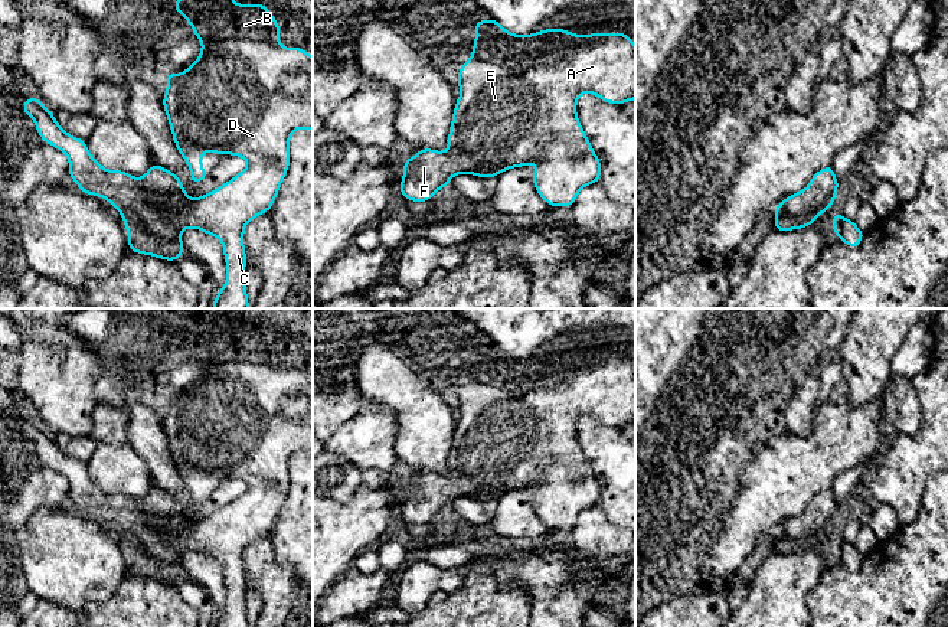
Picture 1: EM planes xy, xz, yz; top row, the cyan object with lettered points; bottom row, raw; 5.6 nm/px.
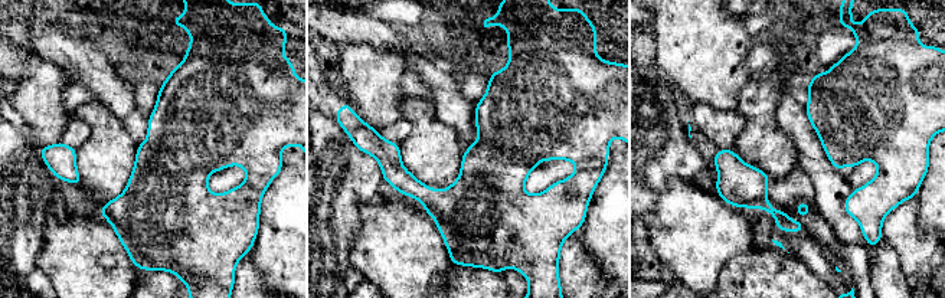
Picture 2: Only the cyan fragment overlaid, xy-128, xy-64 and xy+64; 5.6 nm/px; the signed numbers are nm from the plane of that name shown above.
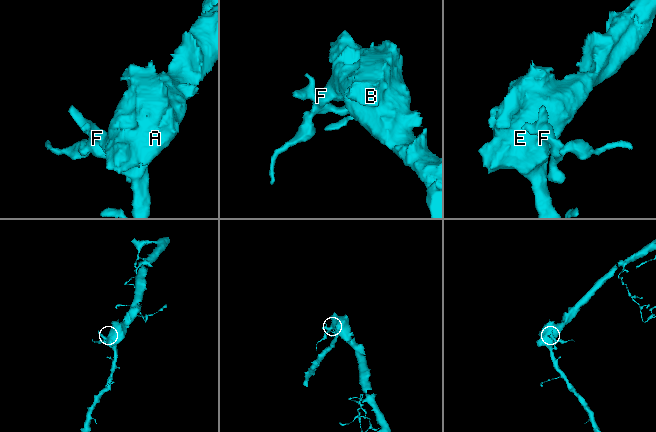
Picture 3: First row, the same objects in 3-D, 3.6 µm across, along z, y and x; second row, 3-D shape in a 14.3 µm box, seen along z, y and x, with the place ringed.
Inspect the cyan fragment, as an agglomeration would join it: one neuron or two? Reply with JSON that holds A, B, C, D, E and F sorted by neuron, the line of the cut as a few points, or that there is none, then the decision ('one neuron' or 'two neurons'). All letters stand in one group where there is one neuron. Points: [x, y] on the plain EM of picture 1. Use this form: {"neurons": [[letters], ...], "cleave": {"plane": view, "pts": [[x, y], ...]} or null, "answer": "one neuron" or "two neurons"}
{"neurons": [["A", "B", "C", "D", "E", "F"]], "cleave": null, "answer": "one neuron"}

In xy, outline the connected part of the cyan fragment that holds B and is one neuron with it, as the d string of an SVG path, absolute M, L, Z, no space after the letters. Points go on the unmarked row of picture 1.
M210 308L194 317L182 317L173 327L177 336L192 347L192 353L202 365L199 382L183 396L167 396L167 415L163 419L163 430L171 451L174 467L180 479L190 490L190 504L200 506L207 500L202 490L202 477L213 474L219 479L241 479L248 490L220 507L216 513L192 522L184 515L180 502L157 486L137 502L122 493L104 492L88 474L86 464L65 455L55 438L32 418L23 425L23 435L35 443L40 461L59 471L69 481L69 499L79 509L82 516L95 517L108 523L121 538L128 553L128 572L144 578L153 578L174 585L184 577L180 556L186 551L196 551L207 558L216 559L223 566L226 584L226 604L218 614L213 627L249 627L245 605L246 577L243 569L243 553L249 543L271 533L280 509L290 489L290 458L297 451L313 454L313 379L303 370L280 369L280 346L268 330L261 327L235 327L229 310Z

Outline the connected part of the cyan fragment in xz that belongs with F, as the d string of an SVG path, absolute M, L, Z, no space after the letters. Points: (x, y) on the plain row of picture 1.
M477 343L473 379L457 395L460 422L455 424L448 473L421 471L403 484L403 503L399 513L406 523L426 525L437 513L448 510L450 502L468 496L490 502L511 490L536 486L532 499L539 519L552 530L572 529L578 515L601 504L601 484L582 453L576 425L581 417L591 415L608 427L622 428L635 422L635 368L630 357L592 356L575 357L566 352L537 353L535 357L513 357L501 350L500 343Z

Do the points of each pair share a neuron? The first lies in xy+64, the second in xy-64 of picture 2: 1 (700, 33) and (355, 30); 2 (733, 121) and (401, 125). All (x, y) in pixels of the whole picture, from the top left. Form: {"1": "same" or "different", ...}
{"1": "different", "2": "same"}

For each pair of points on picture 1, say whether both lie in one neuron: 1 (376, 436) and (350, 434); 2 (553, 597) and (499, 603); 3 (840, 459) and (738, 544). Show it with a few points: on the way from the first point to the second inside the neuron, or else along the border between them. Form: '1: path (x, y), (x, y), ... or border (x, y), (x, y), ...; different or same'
1: path (370, 436), (356, 436); same
2: border (500, 581), (504, 587), (517, 584), (532, 611); different
3: path (814, 463), (759, 518); same

